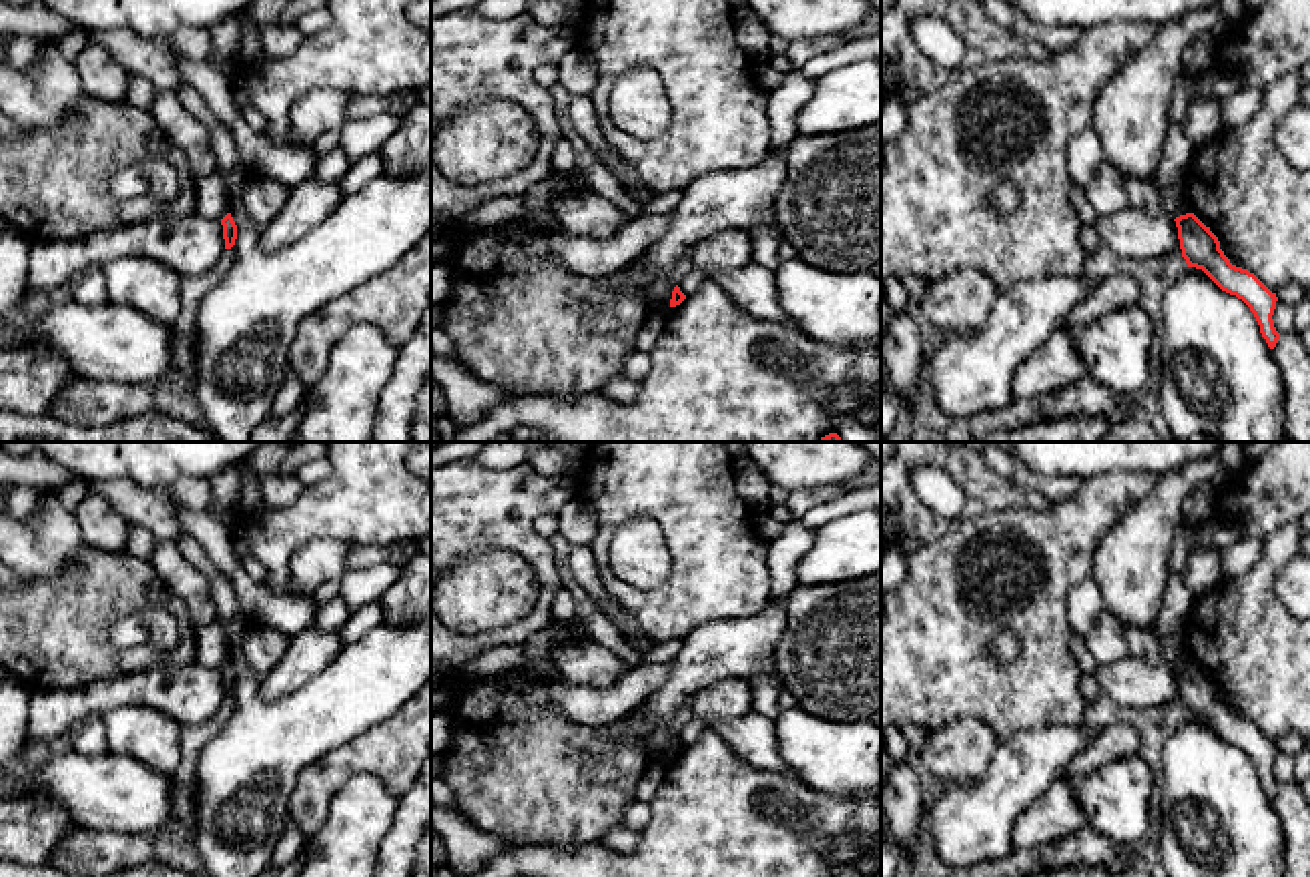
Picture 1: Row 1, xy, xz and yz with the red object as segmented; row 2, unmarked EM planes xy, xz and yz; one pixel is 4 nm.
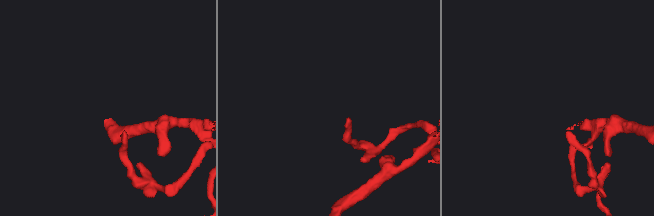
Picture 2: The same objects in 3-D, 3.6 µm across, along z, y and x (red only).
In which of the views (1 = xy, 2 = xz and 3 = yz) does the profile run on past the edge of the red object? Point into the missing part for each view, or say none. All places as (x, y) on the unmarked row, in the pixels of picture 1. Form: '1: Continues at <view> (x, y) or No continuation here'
1: No continuation here
2: No continuation here
3: No continuation here

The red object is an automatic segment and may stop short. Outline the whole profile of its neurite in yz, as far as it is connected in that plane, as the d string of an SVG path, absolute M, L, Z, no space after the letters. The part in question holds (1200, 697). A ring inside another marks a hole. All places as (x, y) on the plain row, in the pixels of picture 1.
M1194 662L1180 664L1174 670L1188 716L1202 718L1222 741L1242 749L1254 763L1268 797L1274 799L1280 789L1272 769L1276 743L1248 718L1232 714L1220 698L1218 686Z

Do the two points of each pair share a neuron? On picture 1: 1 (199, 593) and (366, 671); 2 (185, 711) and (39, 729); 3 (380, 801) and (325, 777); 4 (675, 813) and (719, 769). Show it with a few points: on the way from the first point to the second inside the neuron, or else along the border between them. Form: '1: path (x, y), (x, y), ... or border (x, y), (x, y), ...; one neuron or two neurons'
1: border (185, 558), (207, 578), (217, 621); two neurons
2: path (149, 693), (115, 693), (75, 705); one neuron
3: border (390, 787), (356, 773), (321, 825); two neurons
4: path (685, 803), (709, 779); one neuron

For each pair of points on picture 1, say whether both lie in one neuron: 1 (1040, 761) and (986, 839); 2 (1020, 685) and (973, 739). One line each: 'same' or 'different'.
1: same
2: different

